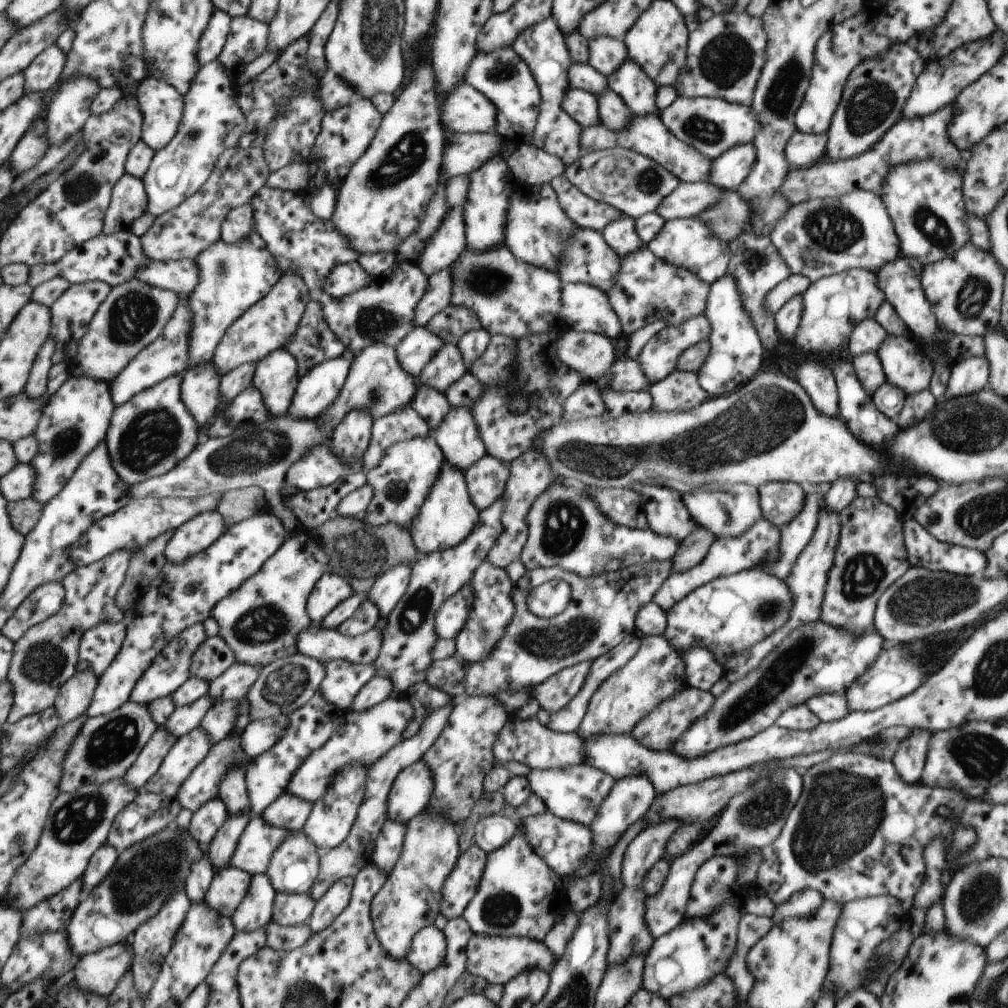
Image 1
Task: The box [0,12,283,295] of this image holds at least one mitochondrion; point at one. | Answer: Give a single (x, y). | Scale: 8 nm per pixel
(82, 189)

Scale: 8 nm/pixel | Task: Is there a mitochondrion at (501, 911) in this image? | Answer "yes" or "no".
yes

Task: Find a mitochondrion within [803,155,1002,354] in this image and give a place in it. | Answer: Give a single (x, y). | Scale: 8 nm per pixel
(974, 297)

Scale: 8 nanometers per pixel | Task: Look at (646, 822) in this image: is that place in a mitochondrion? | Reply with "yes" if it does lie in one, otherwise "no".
no

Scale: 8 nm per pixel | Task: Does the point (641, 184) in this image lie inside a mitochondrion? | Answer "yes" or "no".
yes

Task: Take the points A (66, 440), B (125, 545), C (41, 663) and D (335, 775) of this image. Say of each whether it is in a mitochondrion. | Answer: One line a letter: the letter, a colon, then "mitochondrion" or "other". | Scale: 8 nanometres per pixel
A: mitochondrion
B: other
C: mitochondrion
D: other

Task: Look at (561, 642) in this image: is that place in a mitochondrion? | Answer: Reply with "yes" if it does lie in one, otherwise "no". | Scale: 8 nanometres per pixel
yes

